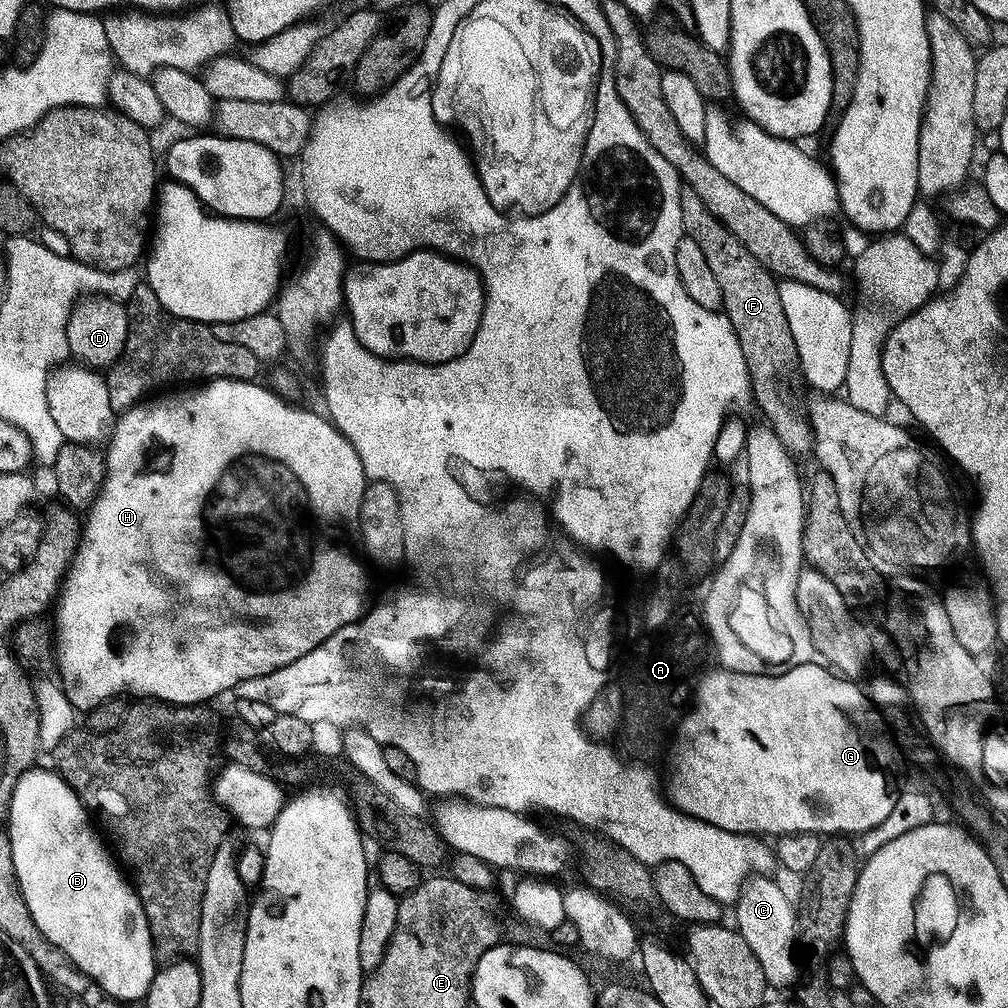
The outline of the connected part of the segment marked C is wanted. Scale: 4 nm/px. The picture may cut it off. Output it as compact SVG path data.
M757 874L745 881L743 890L734 904L734 909L736 908L734 926L754 952L769 987L782 990L794 985L798 978L798 964L794 954L798 938L796 930L798 918L794 904L792 908L783 888L770 879L772 878L767 875Z

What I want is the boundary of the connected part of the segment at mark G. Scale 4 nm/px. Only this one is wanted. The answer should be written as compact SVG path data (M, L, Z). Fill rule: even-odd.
M823 663L794 664L785 671L766 676L727 670L719 671L709 671L696 685L694 699L685 711L674 736L676 765L672 768L670 800L679 812L684 812L707 824L718 826L727 832L757 838L768 836L768 838L775 838L795 832L815 832L828 838L836 838L841 834L852 834L848 832L863 834L866 830L878 826L878 822L882 822L886 818L886 814L890 814L898 795L898 787L896 788L896 752L898 753L898 748L885 717L884 720L880 717L881 709L873 705L868 698L867 691L861 686L859 688L855 679L845 678Z

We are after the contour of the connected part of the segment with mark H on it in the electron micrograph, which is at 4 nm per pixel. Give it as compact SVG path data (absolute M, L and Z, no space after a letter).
M210 380L210 381L207 381L207 382L204 382L204 383L201 383L201 384L200 384L200 385L199 385L199 387L197 387L197 388L200 388L200 389L198 389L198 390L197 390L197 392L180 392L180 391L184 391L184 390L176 390L176 391L173 391L173 392L176 392L176 393L174 393L174 394L173 394L173 396L160 396L160 397L158 397L158 398L157 398L157 400L152 400L152 399L153 399L153 398L148 398L148 399L145 399L145 400L144 400L144 401L143 401L143 402L141 402L141 403L138 403L138 404L136 404L136 405L134 405L134 407L132 407L132 408L130 408L130 409L128 409L128 411L127 411L127 412L122 412L122 413L119 413L119 416L118 416L118 419L117 419L117 420L116 420L116 421L115 421L115 424L114 424L114 427L113 427L113 429L112 429L112 435L111 435L111 437L110 437L110 439L109 439L109 440L108 440L108 441L107 441L107 444L106 444L106 449L107 449L107 448L108 448L108 452L107 452L107 451L106 451L106 463L105 463L105 465L104 465L104 485L103 485L103 486L102 486L102 490L101 490L101 491L100 491L100 497L99 497L99 498L97 498L97 500L96 500L96 501L95 501L95 503L93 503L93 504L92 504L92 507L91 507L91 508L90 508L90 509L89 509L89 510L88 510L88 511L87 511L87 514L86 514L86 516L88 516L88 521L87 521L87 520L86 520L86 519L85 519L85 520L84 520L84 521L83 521L83 524L82 524L82 535L81 535L81 537L80 537L80 543L79 543L79 544L77 544L77 545L76 545L76 554L75 554L75 556L73 556L73 558L72 558L72 567L71 567L71 568L69 568L69 570L68 570L68 574L67 574L67 577L66 577L66 579L65 579L65 581L64 581L64 583L63 583L63 585L62 585L62 591L61 591L61 592L60 592L60 593L59 593L59 596L58 596L58 599L57 599L57 600L56 600L56 601L55 601L55 604L54 604L54 613L55 613L55 612L56 612L56 624L55 624L55 620L54 620L54 655L55 655L55 657L56 657L56 662L57 662L57 665L58 665L58 680L59 680L59 683L60 683L60 684L61 684L61 685L62 685L62 687L63 687L63 689L64 689L64 692L65 692L65 693L66 693L66 694L67 694L67 696L68 696L68 701L70 701L70 703L72 703L72 707L73 707L73 708L75 708L75 709L77 709L77 710L83 710L83 708L96 708L96 707L98 707L98 706L99 706L99 704L100 704L100 703L102 703L102 702L103 702L103 700L108 700L108 699L110 699L110 698L111 698L111 696L120 696L120 695L122 695L122 694L123 694L123 692L132 692L132 691L136 691L136 692L137 692L137 694L138 694L138 695L140 695L140 696L137 696L137 697L140 697L140 698L151 698L151 699L153 699L153 700L155 700L155 701L157 701L157 702L163 702L163 703L166 703L166 704L175 704L175 705L177 705L177 706L200 706L200 705L203 705L203 704L204 704L204 703L205 703L205 702L212 702L212 701L208 701L208 700L212 700L212 699L214 699L214 698L215 698L215 696L220 696L220 695L222 695L222 694L223 694L223 692L229 692L229 693L231 693L231 692L232 692L232 691L233 691L233 690L234 690L234 689L235 689L235 688L237 688L237 686L239 686L239 684L241 684L241 683L242 683L242 682L246 682L246 678L258 678L258 677L259 677L259 676L261 676L261 675L262 675L262 674L270 674L270 673L271 673L271 672L273 672L273 671L274 671L274 670L278 670L278 669L279 669L279 668L281 668L281 667L282 667L282 666L290 666L290 662L294 662L294 661L295 661L295 660L297 660L297 659L298 659L298 658L302 658L302 654L310 654L310 650L314 650L314 646L318 646L318 645L319 645L319 644L321 644L321 643L322 643L322 642L326 642L326 638L330 638L330 634L334 634L334 633L335 633L335 632L337 632L337 631L338 631L338 630L342 630L342 626L350 626L350 625L351 625L351 624L353 624L353 622L355 622L355 620L359 620L359 619L360 619L360 617L361 617L361 616L363 616L363 615L364 615L364 613L365 613L365 611L366 611L366 603L365 603L365 604L364 604L364 595L366 595L366 594L367 594L367 592L368 592L368 580L367 580L367 578L366 578L366 577L364 577L364 568L365 568L365 565L364 565L364 564L363 564L363 563L361 563L361 564L362 564L362 565L360 565L360 564L359 564L359 562L358 562L358 561L356 561L356 560L355 560L355 558L354 558L354 557L352 557L352 556L351 556L351 554L350 554L350 553L348 553L348 552L339 552L339 550L338 550L338 549L336 549L336 548L332 548L332 549L330 549L330 550L329 550L329 552L328 552L328 553L326 553L326 554L325 554L325 556L324 556L324 557L322 557L322 558L321 558L321 560L320 560L320 520L321 520L321 522L322 522L322 523L324 523L324 524L340 524L340 523L344 523L344 524L348 524L348 523L350 523L350 522L351 522L351 520L352 520L352 523L353 523L353 522L356 522L356 521L359 521L359 518L360 518L360 503L361 503L361 502L362 502L362 494L363 494L363 493L364 493L364 486L365 486L365 483L366 483L366 477L365 477L365 475L364 475L364 467L363 467L363 466L362 466L362 462L361 462L361 461L360 461L360 459L359 459L359 458L358 458L358 454L357 454L357 453L356 453L356 451L355 451L355 450L354 450L354 446L353 446L353 445L352 445L352 444L351 444L351 443L350 443L350 442L349 442L349 441L348 441L348 439L346 439L346 437L345 437L345 436L344 436L344 435L343 435L343 434L341 434L341 433L340 433L340 432L339 432L339 431L338 431L338 429L337 429L337 428L336 428L336 425L335 425L335 424L333 424L333 423L332 423L332 421L331 421L331 420L329 420L329 419L328 419L328 417L327 417L327 415L324 415L324 414L321 414L321 413L320 413L320 416L319 416L319 414L318 414L318 413L316 413L316 412L307 412L307 410L306 410L306 409L304 409L304 408L295 408L295 406L294 406L294 405L292 405L292 402L289 402L289 401L288 401L288 400L287 400L287 399L285 399L285 397L283 397L283 396L281 396L281 395L279 395L279 394L277 394L277 393L276 393L276 392L275 392L275 391L273 391L273 389L272 389L272 388L271 388L271 387L268 387L268 388L269 388L269 389L268 389L268 388L263 388L263 386L262 386L262 385L260 385L260 382L253 382L253 381L250 381L250 380Z

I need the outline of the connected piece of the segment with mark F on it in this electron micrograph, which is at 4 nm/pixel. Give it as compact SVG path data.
M684 186L680 189L680 205L682 206L682 222L684 231L702 246L702 254L706 254L706 262L710 262L710 270L714 278L718 278L718 286L722 286L724 302L723 315L732 325L744 361L748 367L748 379L752 382L751 399L756 400L760 412L767 425L772 428L782 446L792 458L804 456L813 451L812 428L808 424L807 415L792 405L788 394L788 367L798 360L796 343L792 337L792 327L786 322L784 307L780 301L777 277L761 266L758 258L706 210L702 198L694 194L694 190Z

